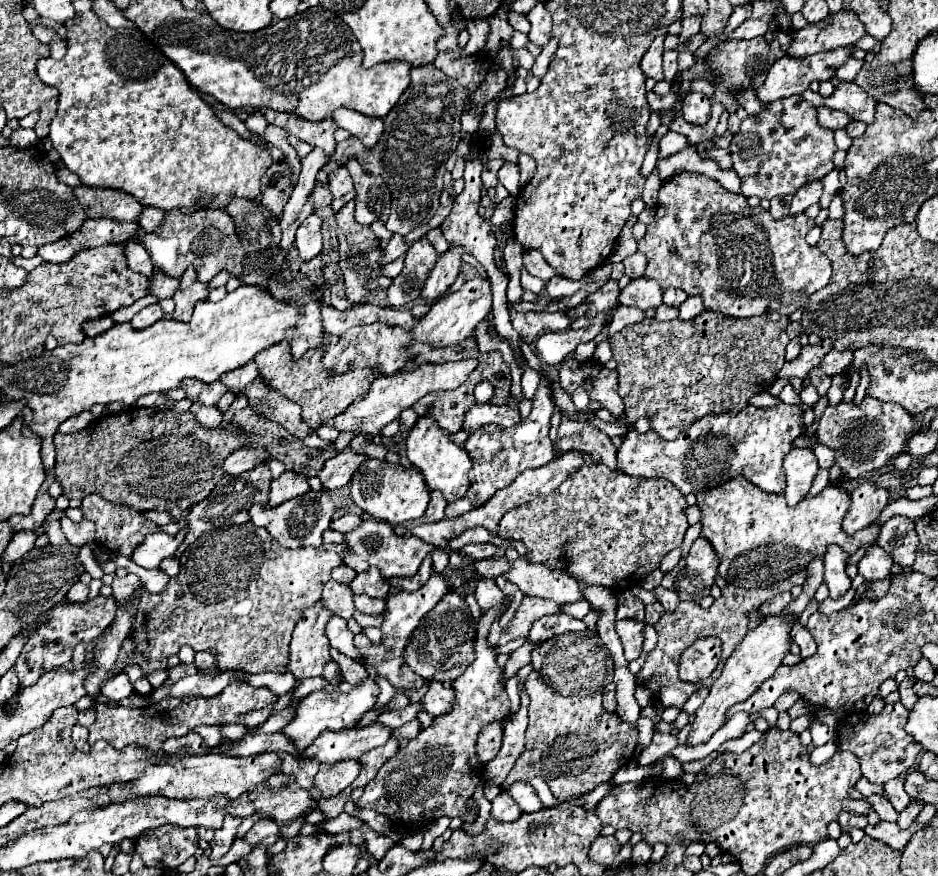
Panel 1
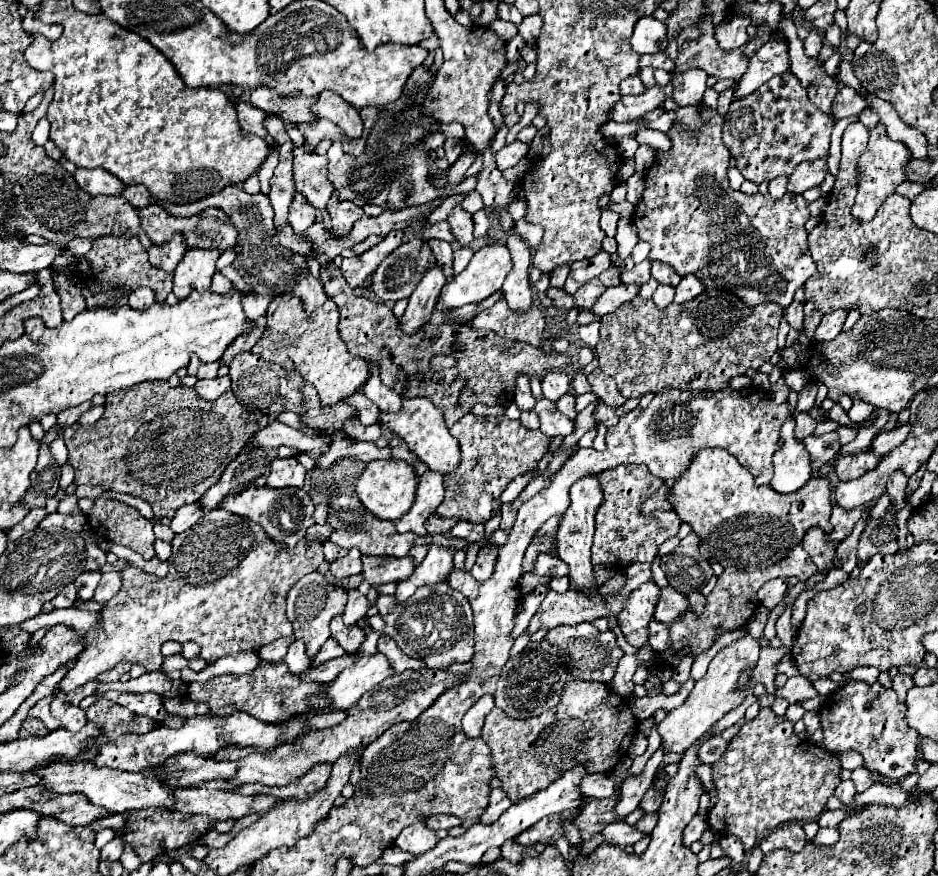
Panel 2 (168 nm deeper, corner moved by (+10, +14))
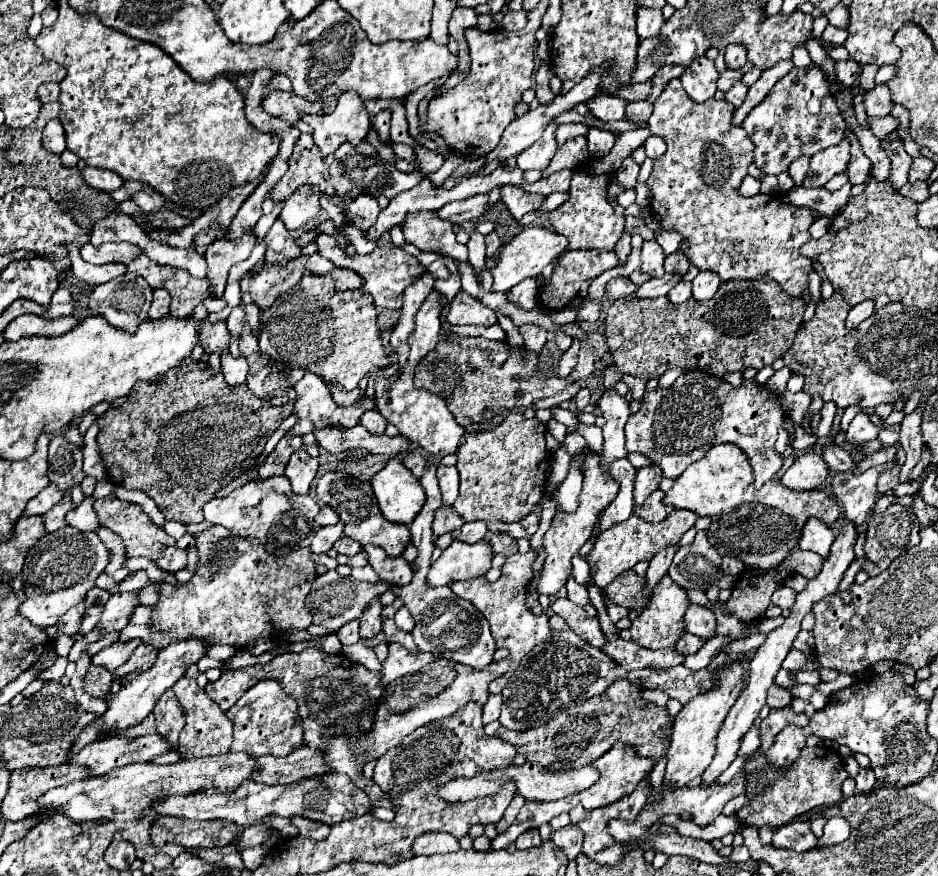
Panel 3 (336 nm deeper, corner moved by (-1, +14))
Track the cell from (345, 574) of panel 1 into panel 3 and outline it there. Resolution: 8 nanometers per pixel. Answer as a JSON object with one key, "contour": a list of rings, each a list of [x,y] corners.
{"contour":[[[341,536],[341,538],[335,542],[333,548],[335,548],[339,554],[345,554],[345,556],[355,556],[357,552],[361,552],[361,544],[355,542],[355,540],[351,540],[351,538],[347,538],[347,536]]]}

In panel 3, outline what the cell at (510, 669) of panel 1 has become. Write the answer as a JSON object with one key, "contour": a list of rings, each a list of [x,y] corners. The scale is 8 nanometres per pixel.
{"contour":[[[671,544],[655,554],[655,558],[649,564],[649,572],[647,572],[647,590],[653,590],[653,586],[659,582],[659,578],[663,578],[663,574],[669,570],[677,550],[679,550],[679,546]]]}

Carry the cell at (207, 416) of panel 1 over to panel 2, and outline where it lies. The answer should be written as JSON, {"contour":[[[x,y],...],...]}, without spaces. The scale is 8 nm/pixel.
{"contour":[[[224,376],[224,378],[212,378],[212,380],[198,380],[196,386],[194,386],[196,394],[200,398],[208,400],[208,402],[214,402],[228,388],[230,388],[230,378],[228,376]]]}

